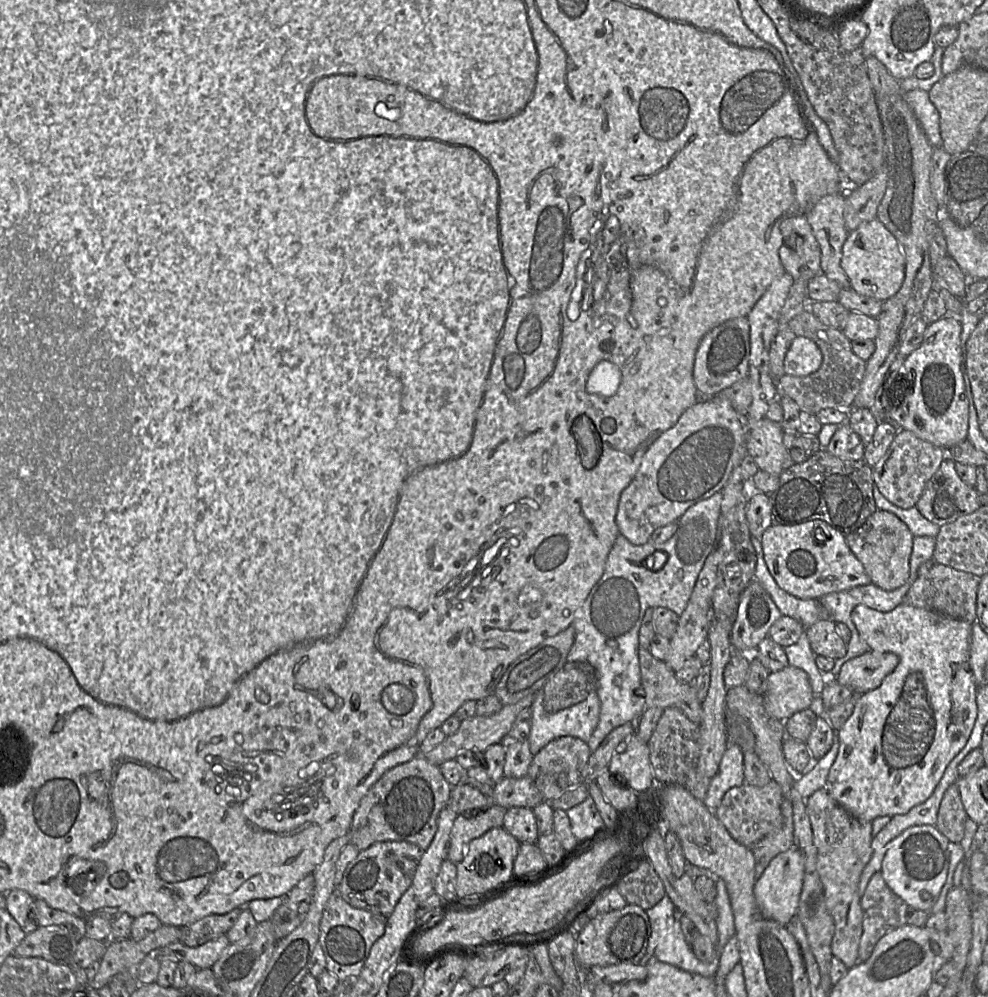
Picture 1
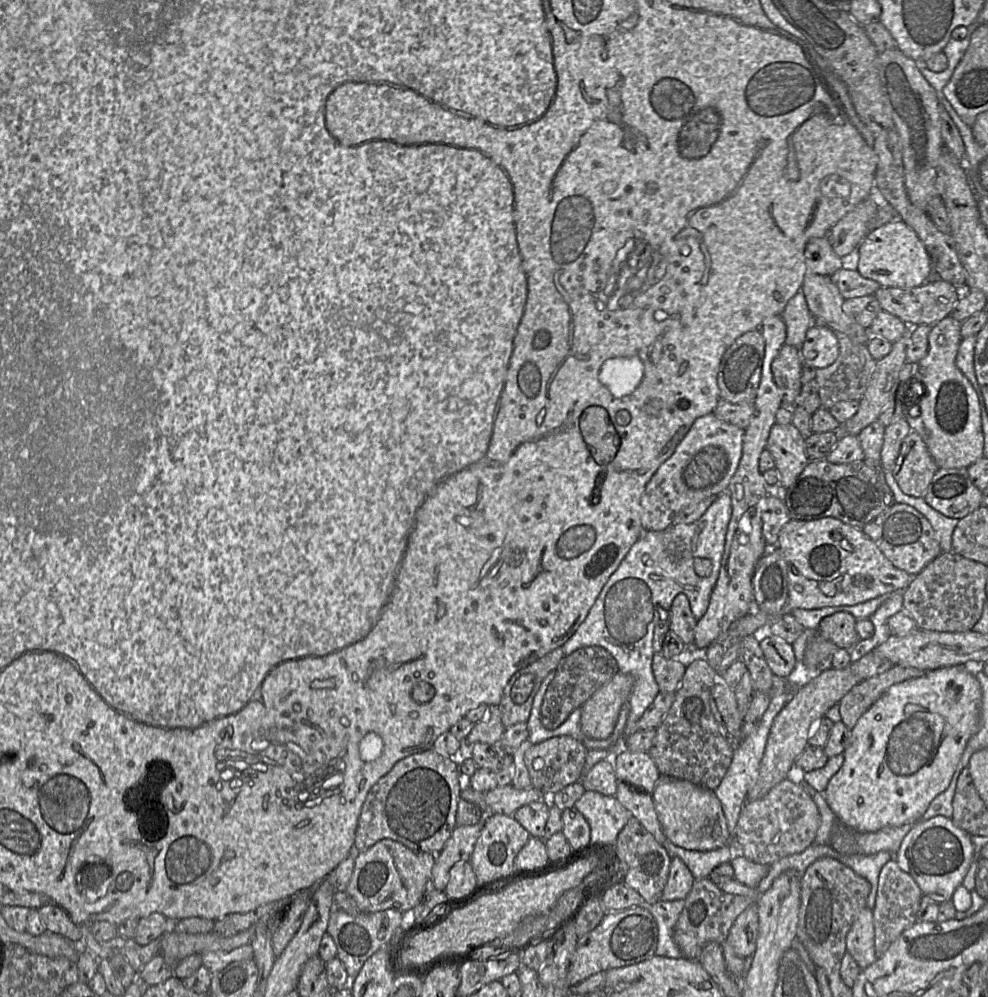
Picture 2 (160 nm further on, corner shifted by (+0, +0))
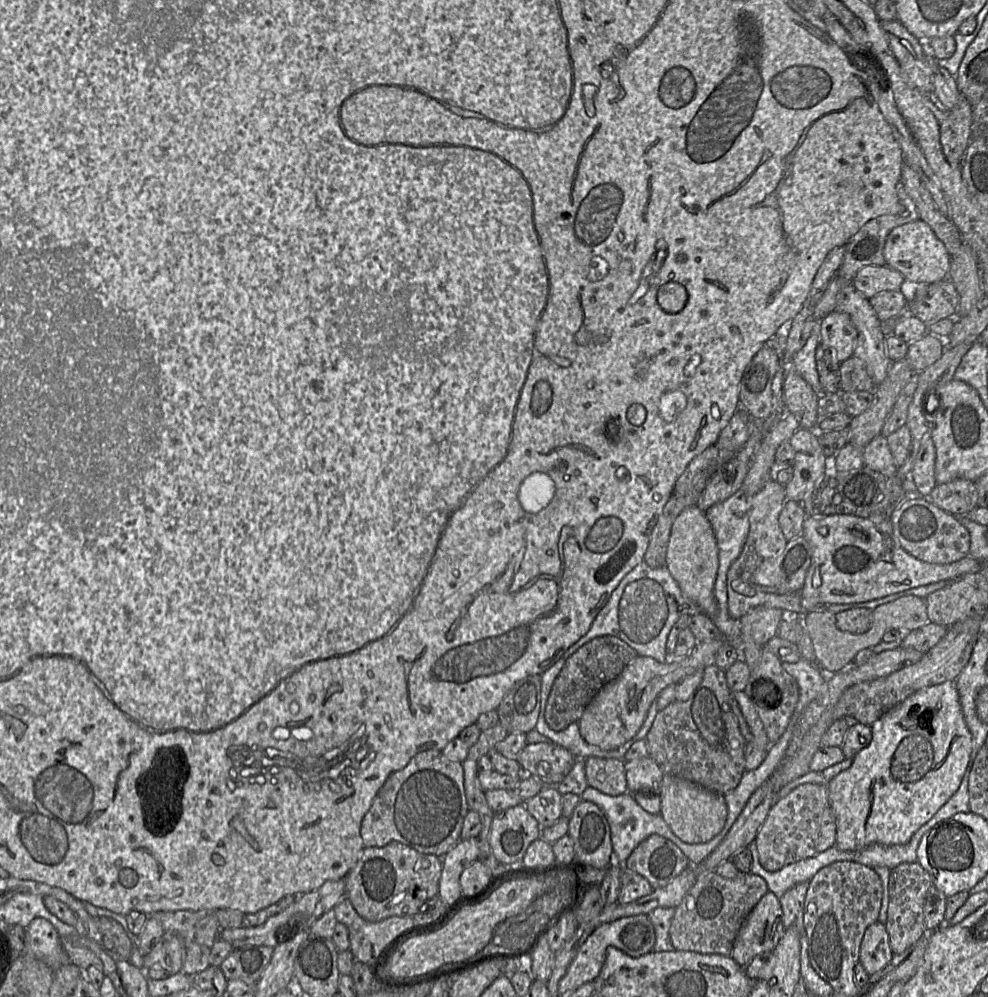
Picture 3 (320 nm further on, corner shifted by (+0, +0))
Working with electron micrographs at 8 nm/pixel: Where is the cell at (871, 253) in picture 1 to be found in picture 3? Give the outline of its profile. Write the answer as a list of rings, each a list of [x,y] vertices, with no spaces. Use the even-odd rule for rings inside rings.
[[[916,220],[895,227],[886,238],[883,255],[888,267],[899,271],[912,284],[935,283],[948,278],[951,256],[931,227]]]

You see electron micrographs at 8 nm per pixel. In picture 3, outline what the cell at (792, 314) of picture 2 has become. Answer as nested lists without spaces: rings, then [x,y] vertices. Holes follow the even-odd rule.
[[[818,324],[818,327],[813,330],[805,345],[795,354],[790,363],[790,367],[798,372],[819,396],[830,394],[823,392],[816,367],[815,353],[820,344]]]

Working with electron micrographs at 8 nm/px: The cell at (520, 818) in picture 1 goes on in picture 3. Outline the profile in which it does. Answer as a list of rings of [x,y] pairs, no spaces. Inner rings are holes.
[[[543,787],[537,795],[523,803],[543,829],[562,817],[561,799],[562,794],[555,787]]]

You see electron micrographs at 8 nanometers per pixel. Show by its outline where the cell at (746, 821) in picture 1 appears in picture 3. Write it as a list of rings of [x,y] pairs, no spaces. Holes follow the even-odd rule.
[[[802,784],[775,802],[753,843],[761,866],[769,872],[813,857],[835,845],[836,820],[825,785]]]

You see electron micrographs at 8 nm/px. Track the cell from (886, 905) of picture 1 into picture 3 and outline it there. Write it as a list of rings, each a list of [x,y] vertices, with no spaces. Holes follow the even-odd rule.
[[[917,862],[902,863],[890,870],[889,904],[884,925],[894,955],[903,953],[927,931],[924,922],[924,901],[932,885],[930,874]]]

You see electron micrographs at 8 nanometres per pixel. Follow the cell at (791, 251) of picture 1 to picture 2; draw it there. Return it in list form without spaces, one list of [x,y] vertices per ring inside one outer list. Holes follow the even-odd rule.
[[[828,237],[811,239],[805,248],[806,271],[801,292],[804,294],[807,305],[816,320],[823,322],[834,332],[841,332],[850,337],[854,342],[866,344],[869,337],[868,328],[860,325],[853,317],[847,315],[843,309],[845,299],[838,287],[832,282],[832,275],[843,268],[843,262],[833,251]]]

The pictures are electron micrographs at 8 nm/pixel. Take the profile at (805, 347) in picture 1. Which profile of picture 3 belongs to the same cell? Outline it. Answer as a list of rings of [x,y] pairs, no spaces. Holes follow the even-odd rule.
[[[834,311],[819,322],[821,345],[834,349],[840,362],[854,355],[857,330],[846,313]]]

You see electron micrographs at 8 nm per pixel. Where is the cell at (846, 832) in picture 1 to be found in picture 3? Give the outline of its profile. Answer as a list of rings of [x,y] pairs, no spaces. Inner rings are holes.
[[[880,921],[870,925],[864,933],[860,946],[859,961],[862,966],[872,975],[886,967],[893,956],[885,925]]]

